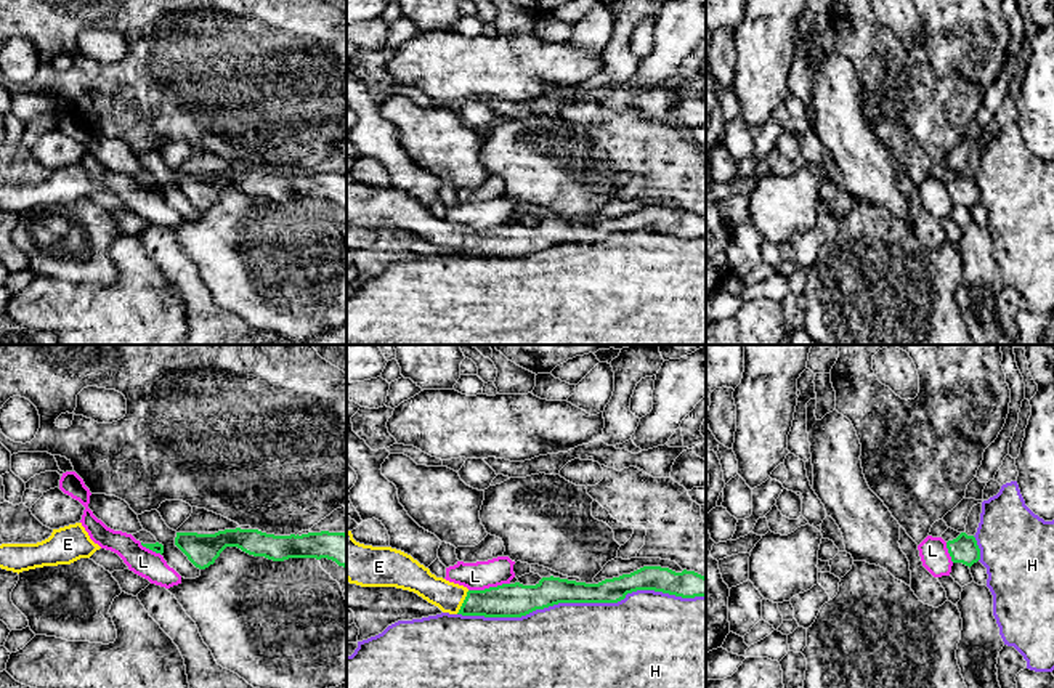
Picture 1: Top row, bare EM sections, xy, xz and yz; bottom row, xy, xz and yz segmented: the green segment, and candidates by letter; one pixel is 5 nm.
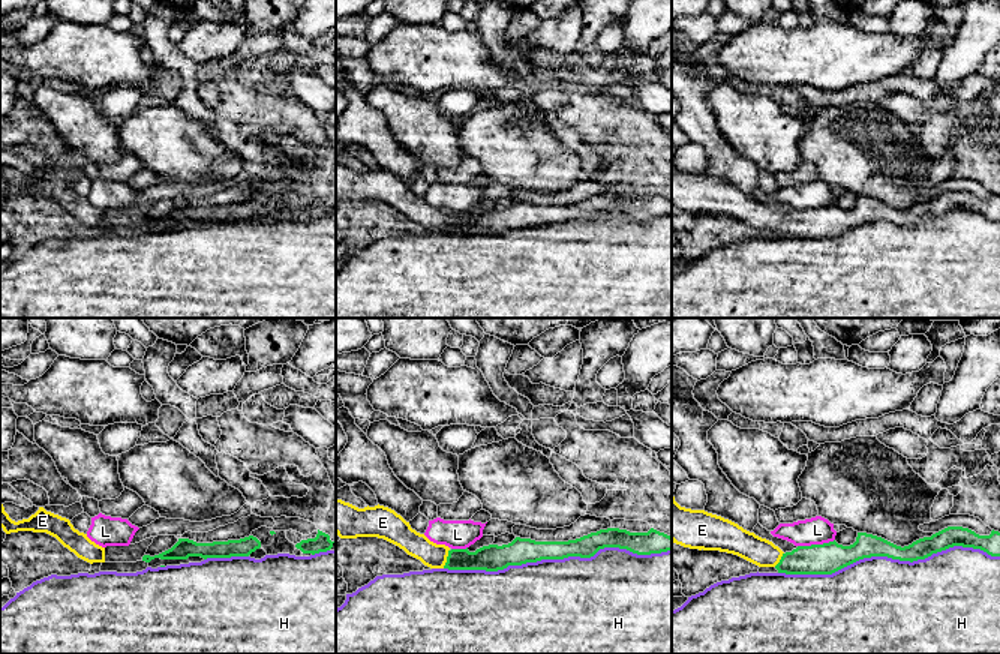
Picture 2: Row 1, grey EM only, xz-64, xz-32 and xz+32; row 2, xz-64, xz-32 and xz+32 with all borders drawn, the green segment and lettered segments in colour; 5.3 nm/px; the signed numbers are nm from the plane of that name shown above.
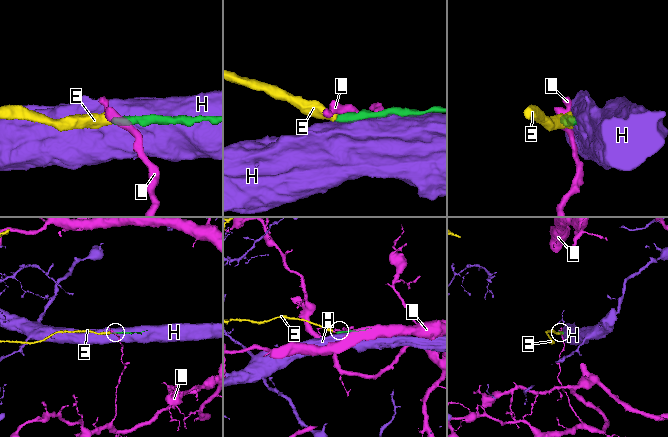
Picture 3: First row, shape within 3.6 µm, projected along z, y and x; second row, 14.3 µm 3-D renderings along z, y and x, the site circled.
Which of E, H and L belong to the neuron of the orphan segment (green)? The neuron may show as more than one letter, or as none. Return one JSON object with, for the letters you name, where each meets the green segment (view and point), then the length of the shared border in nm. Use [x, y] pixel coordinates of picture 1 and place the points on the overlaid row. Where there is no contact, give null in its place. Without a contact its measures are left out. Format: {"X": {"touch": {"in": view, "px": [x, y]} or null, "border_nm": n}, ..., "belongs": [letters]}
{"E": {"touch": {"in": "xz", "px": [464, 602]}, "border_nm": 140}, "belongs": ["E"]}

